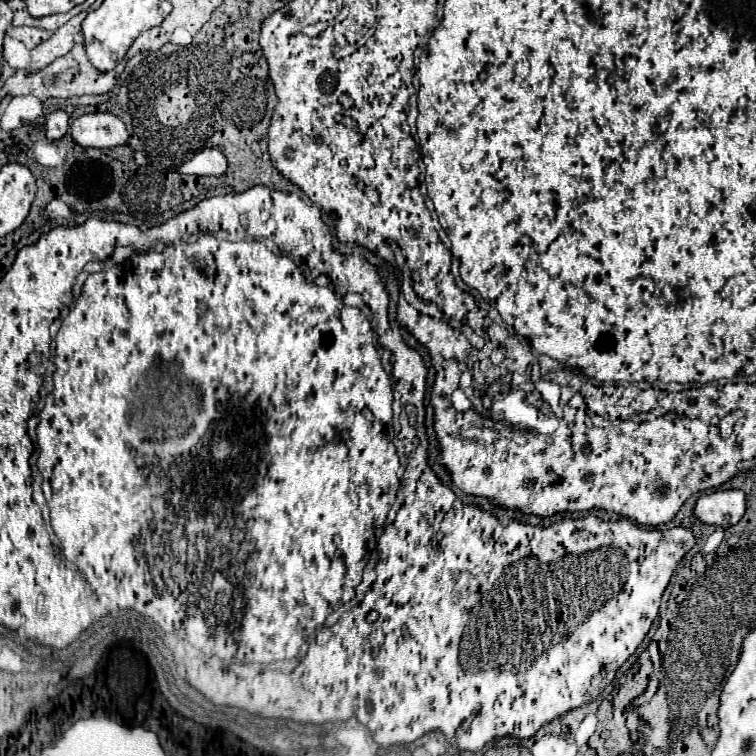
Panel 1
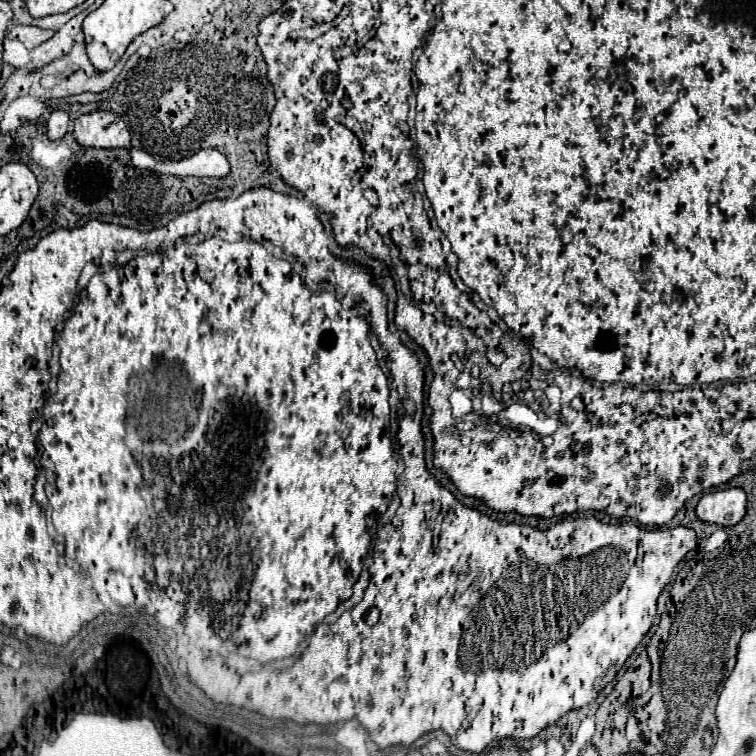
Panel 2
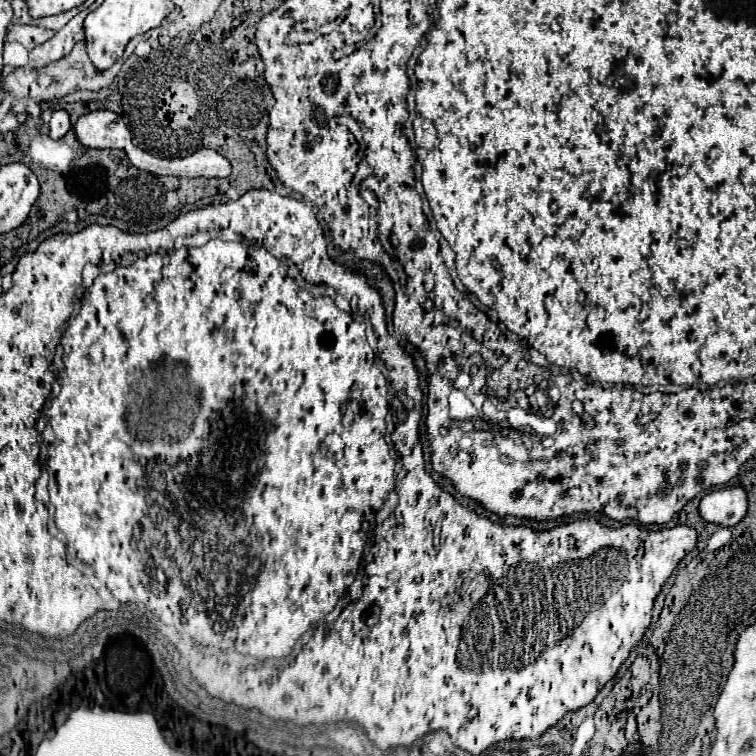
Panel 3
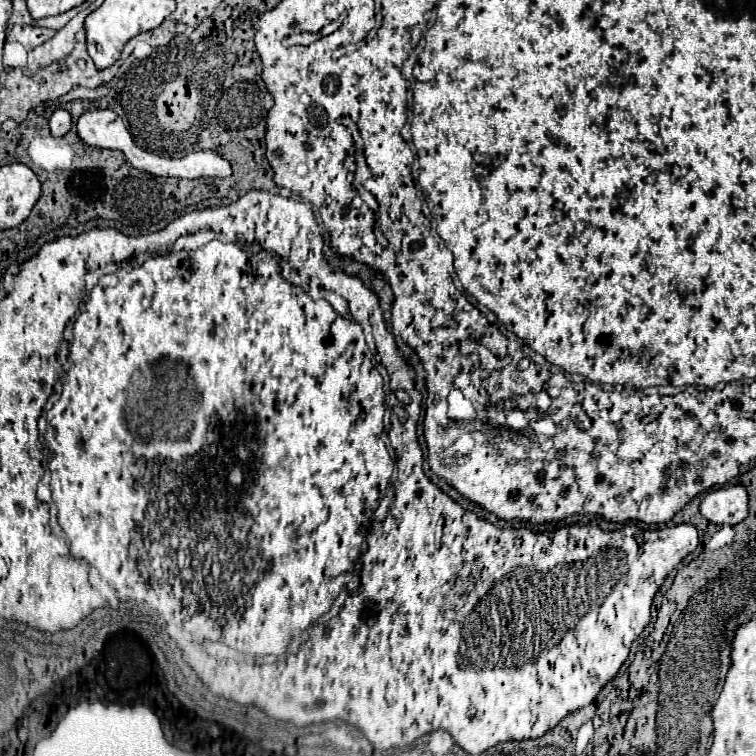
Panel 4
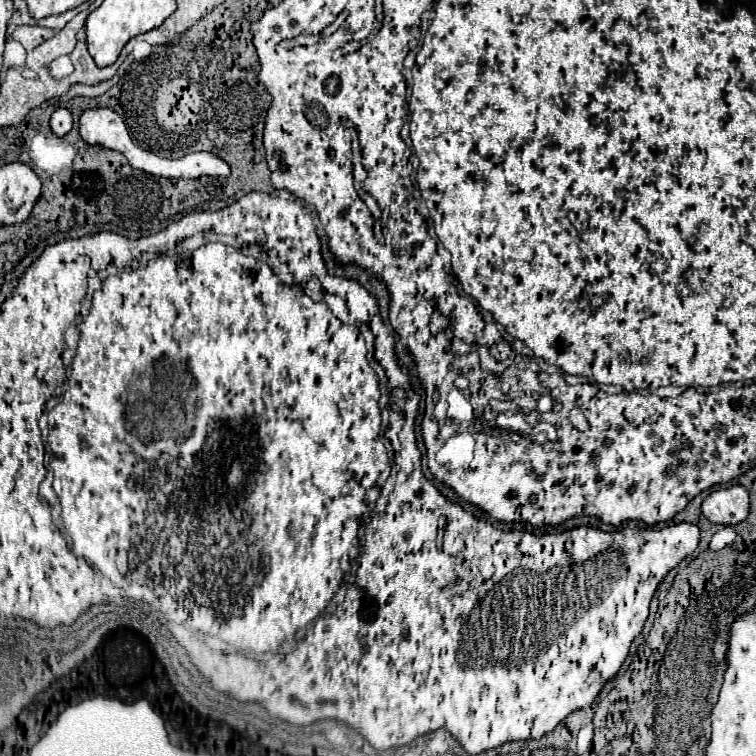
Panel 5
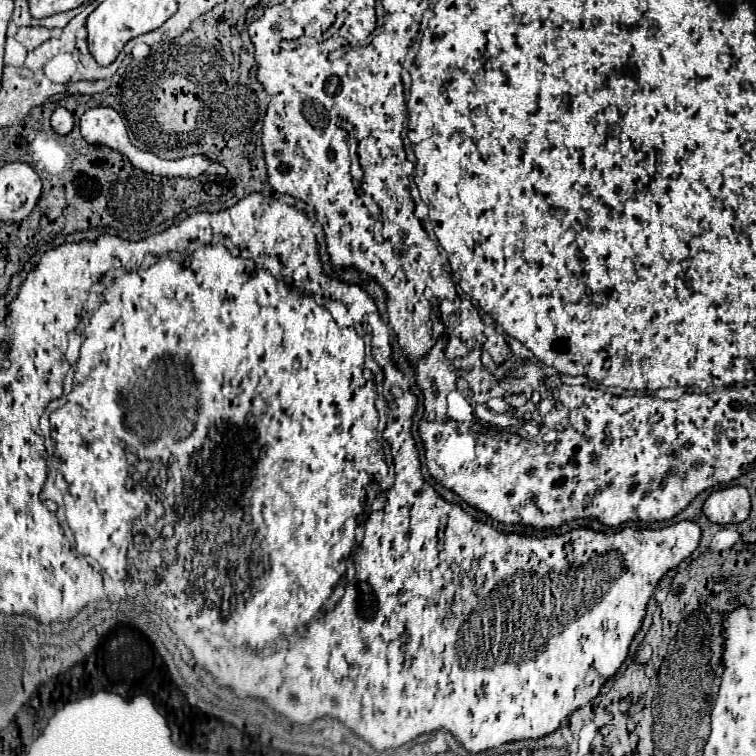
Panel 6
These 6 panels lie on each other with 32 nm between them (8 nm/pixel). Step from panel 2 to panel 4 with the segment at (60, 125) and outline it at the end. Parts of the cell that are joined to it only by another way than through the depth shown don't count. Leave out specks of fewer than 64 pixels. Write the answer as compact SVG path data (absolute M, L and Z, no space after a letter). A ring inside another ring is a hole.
M54 110L54 114L50 116L50 134L54 138L58 138L58 136L64 136L70 128L72 128L70 112L66 112L66 110Z

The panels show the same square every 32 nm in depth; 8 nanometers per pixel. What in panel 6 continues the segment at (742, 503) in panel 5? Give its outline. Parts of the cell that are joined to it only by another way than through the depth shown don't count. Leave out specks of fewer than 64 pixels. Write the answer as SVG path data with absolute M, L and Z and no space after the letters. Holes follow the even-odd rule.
M730 486L714 490L704 506L706 518L714 524L740 524L750 514L750 496L744 486Z

